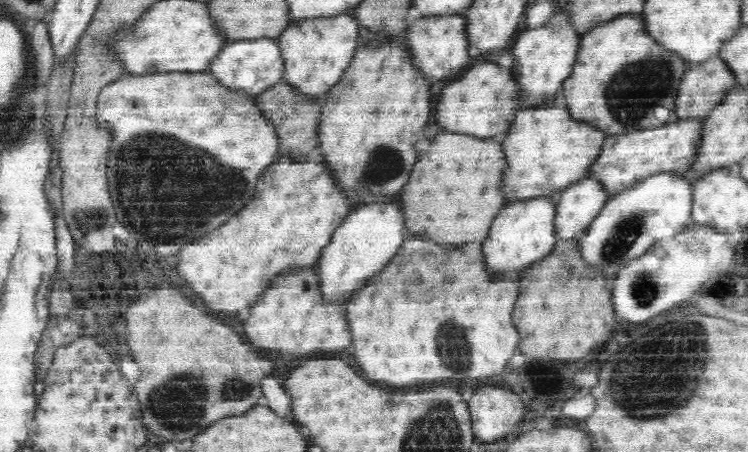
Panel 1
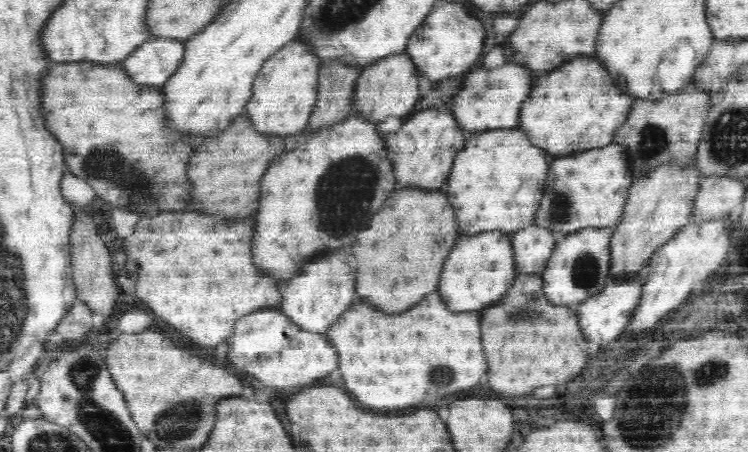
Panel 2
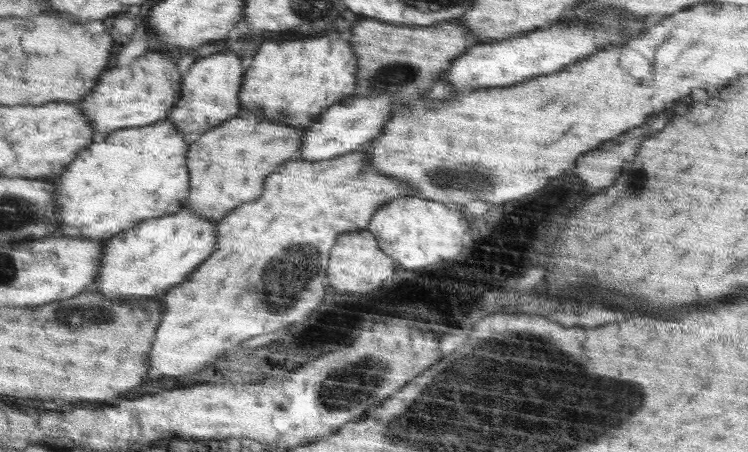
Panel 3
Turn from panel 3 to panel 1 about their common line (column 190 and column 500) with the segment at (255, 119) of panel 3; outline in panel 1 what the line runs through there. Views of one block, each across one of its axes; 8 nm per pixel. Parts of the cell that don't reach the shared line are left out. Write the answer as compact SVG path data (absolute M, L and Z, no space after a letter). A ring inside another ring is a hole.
M442 133L436 135L434 140L428 143L430 146L429 150L422 151L422 156L420 160L416 162L414 170L412 170L412 176L410 176L410 182L404 186L402 194L400 194L400 200L402 200L402 206L406 210L406 232L414 234L414 236L424 236L424 238L430 238L434 242L450 242L450 244L466 244L466 242L482 242L484 243L487 240L487 235L494 222L496 215L505 207L505 200L502 198L502 189L499 188L499 184L502 183L502 166L506 166L506 157L502 152L502 142L499 138L487 138L482 140L476 137L468 137L463 134L454 134L454 133Z

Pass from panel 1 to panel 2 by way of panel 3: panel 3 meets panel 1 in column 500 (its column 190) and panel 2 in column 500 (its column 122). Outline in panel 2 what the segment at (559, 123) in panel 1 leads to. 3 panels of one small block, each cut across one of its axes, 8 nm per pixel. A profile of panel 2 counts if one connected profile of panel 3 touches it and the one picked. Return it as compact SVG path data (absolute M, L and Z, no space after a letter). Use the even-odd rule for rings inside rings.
M496 129L472 134L453 161L442 189L458 218L462 236L486 231L512 234L534 225L534 214L540 206L552 158L532 145L522 129Z

